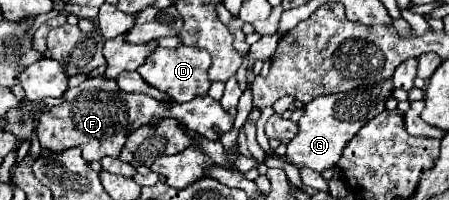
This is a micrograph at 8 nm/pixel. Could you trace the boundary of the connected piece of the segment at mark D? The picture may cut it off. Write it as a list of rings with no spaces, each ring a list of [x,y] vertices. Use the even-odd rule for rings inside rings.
[[[177,47],[177,49],[155,49],[153,55],[141,65],[137,71],[147,81],[147,85],[167,93],[173,101],[191,101],[193,97],[203,97],[207,95],[211,81],[209,81],[209,71],[211,67],[211,55],[203,49],[191,49],[191,47]]]

